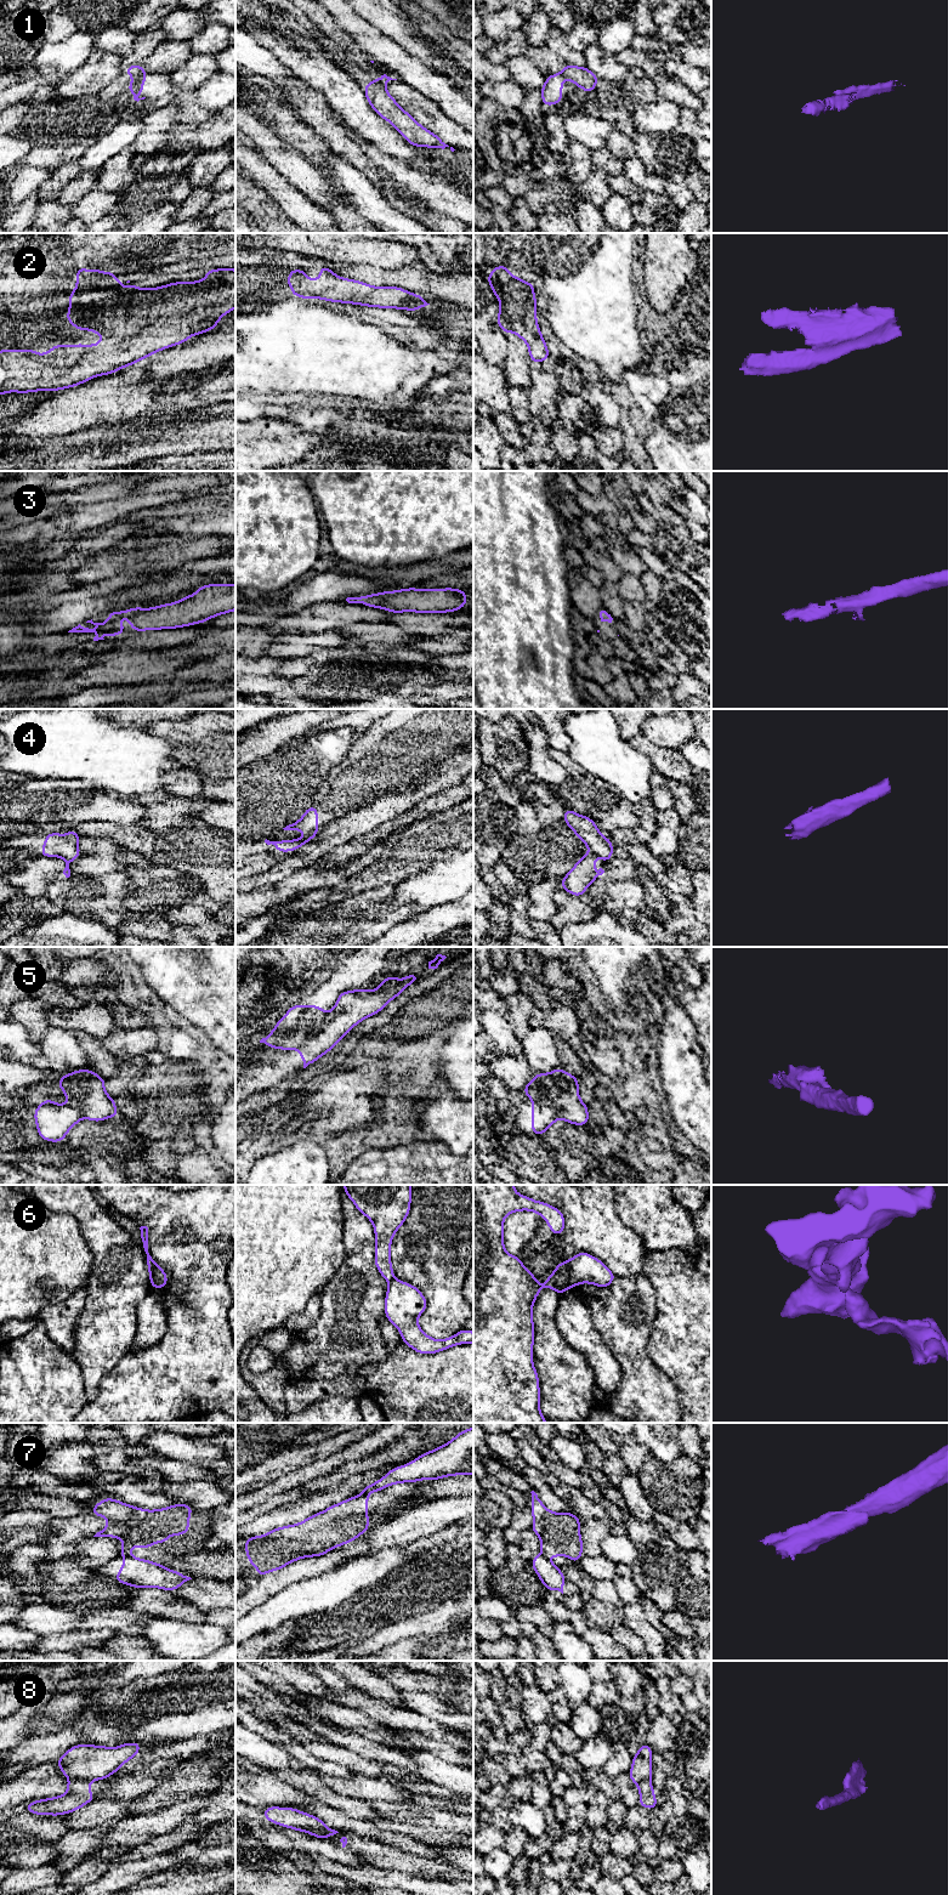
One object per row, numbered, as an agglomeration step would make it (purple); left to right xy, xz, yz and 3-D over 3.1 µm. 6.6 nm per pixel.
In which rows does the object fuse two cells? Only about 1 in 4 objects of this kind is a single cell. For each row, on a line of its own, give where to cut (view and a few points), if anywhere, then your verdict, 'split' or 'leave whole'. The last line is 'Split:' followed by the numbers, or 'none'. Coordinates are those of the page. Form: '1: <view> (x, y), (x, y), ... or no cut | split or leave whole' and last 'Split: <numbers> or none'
1: xy (146, 72), (131, 89) | split
2: no cut | leave whole
3: no cut | leave whole
4: xz (318, 828), (308, 832) | split
5: xz (327, 1013), (310, 1030), (297, 1048) | split
6: yz (571, 1260), (569, 1286) | split
7: xy (124, 1555), (130, 1556) | split
8: xz (308, 1831), (323, 1831), (328, 1836) | split
Split: 1, 4, 5, 6, 7, 8

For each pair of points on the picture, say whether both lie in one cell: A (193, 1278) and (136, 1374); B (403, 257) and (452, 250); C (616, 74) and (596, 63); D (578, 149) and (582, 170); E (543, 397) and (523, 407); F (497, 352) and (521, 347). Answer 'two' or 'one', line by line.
A: one
B: two
C: one
D: one
E: two
F: two

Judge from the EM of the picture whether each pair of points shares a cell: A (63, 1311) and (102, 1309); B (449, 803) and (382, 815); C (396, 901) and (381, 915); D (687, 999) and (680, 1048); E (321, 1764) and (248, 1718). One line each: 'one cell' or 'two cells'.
A: two cells
B: two cells
C: two cells
D: two cells
E: one cell

